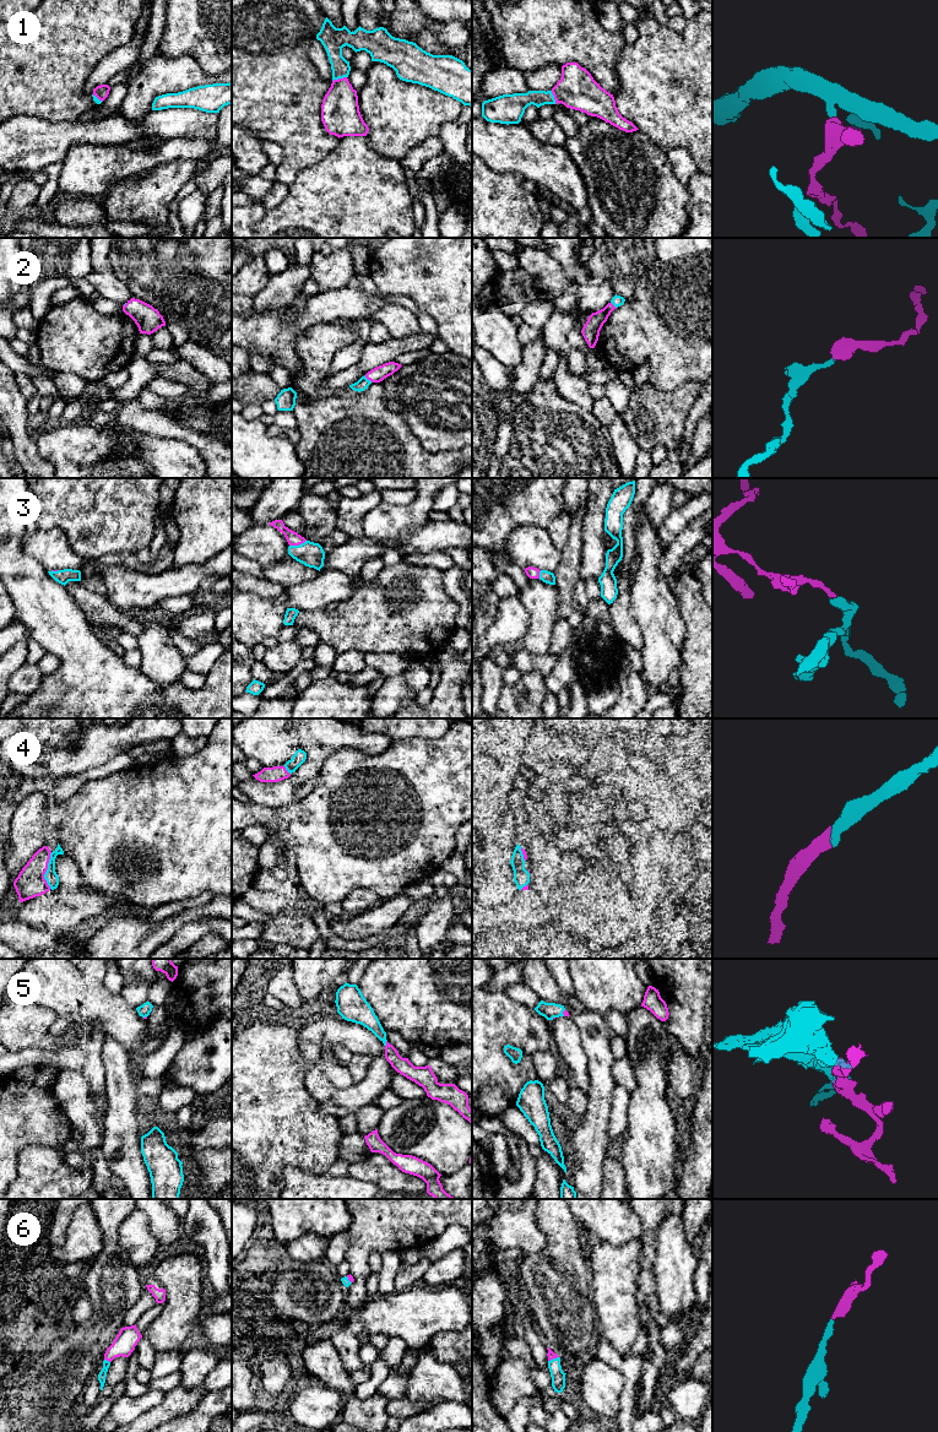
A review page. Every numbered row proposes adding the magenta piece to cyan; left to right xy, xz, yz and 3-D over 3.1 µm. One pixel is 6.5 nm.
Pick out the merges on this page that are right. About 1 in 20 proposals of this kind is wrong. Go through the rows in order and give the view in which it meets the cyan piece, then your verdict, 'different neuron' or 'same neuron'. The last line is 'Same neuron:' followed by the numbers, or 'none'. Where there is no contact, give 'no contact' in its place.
1: contact in xz; same neuron
2: contact in xz; same neuron
3: contact in xz; same neuron
4: contact in xy; same neuron
5: contact in xz; same neuron
6: contact in xy; same neuron
Same neuron: 1, 2, 3, 4, 5, 6

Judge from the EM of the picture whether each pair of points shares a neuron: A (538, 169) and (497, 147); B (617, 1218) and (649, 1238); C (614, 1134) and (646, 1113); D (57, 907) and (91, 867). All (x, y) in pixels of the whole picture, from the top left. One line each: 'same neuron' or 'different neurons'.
A: same neuron
B: different neurons
C: different neurons
D: different neurons

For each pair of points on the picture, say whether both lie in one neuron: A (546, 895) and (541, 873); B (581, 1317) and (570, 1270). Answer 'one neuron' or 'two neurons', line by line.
A: one neuron
B: one neuron

